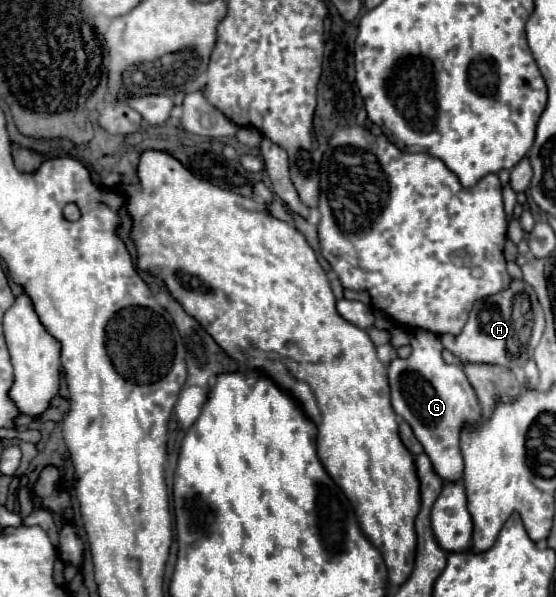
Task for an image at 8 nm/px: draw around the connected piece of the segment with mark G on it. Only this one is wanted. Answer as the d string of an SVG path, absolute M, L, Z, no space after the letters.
M427 330L413 332L411 358L397 358L389 364L389 384L395 414L411 426L413 434L427 452L435 474L447 482L463 478L459 428L463 428L463 424L475 424L475 420L481 420L481 408L463 368L457 364L445 364L441 350L443 346L437 334Z

